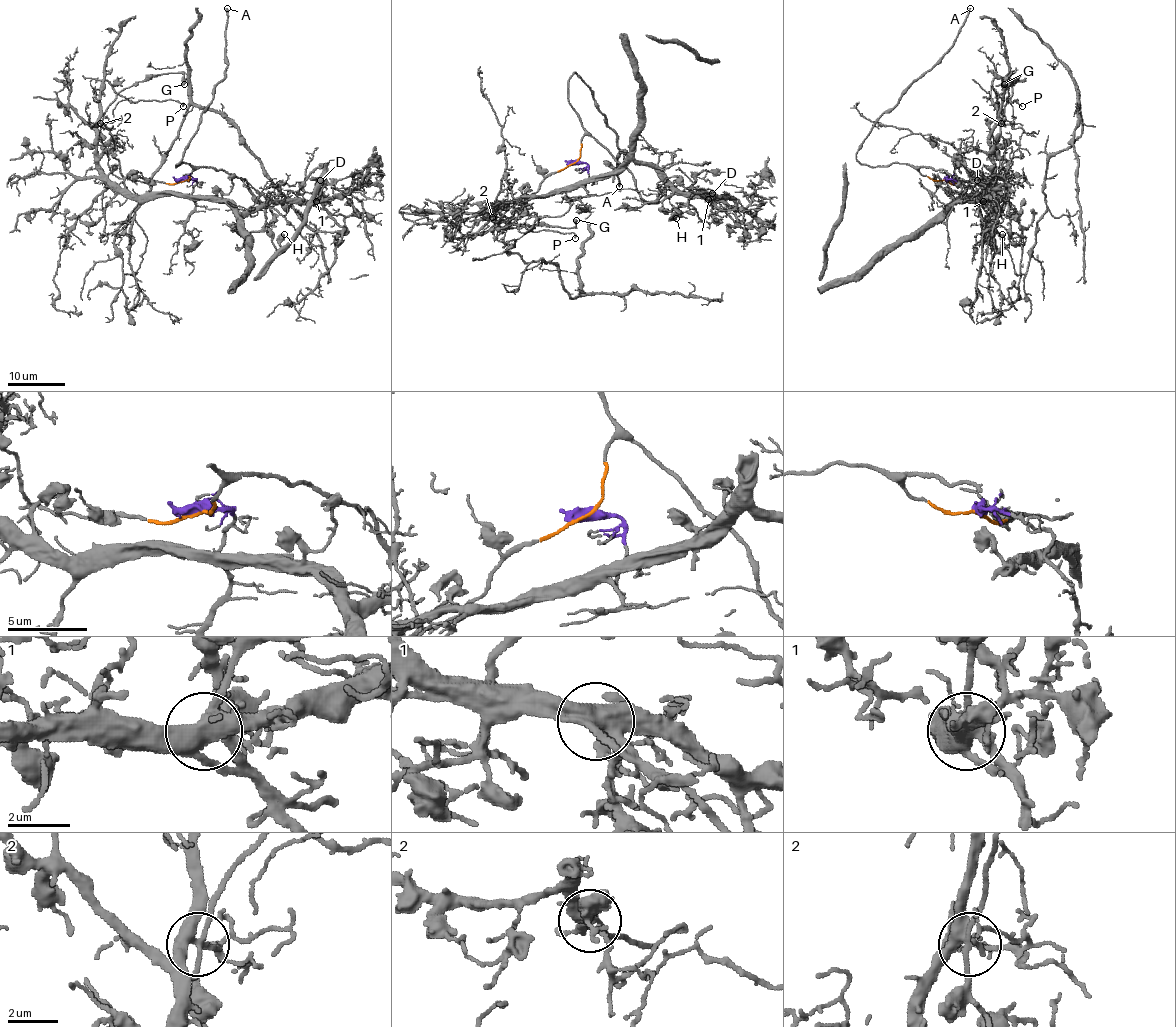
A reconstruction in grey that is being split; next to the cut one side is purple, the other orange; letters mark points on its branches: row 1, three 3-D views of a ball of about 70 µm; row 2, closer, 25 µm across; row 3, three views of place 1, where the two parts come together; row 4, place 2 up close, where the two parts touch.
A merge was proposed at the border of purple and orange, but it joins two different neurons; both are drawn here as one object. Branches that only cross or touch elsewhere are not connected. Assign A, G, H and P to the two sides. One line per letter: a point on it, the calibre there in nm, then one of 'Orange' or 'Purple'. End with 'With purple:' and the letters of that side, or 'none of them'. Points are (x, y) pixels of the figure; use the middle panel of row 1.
A: Place: (619, 186). Thickness 260 nm. Orange
G: Place: (576, 220). Thickness 440 nm. Orange
H: Place: (676, 218). Thickness 550 nm. Orange
P: Place: (575, 238). Thickness 130 nm. Purple
With purple: P

